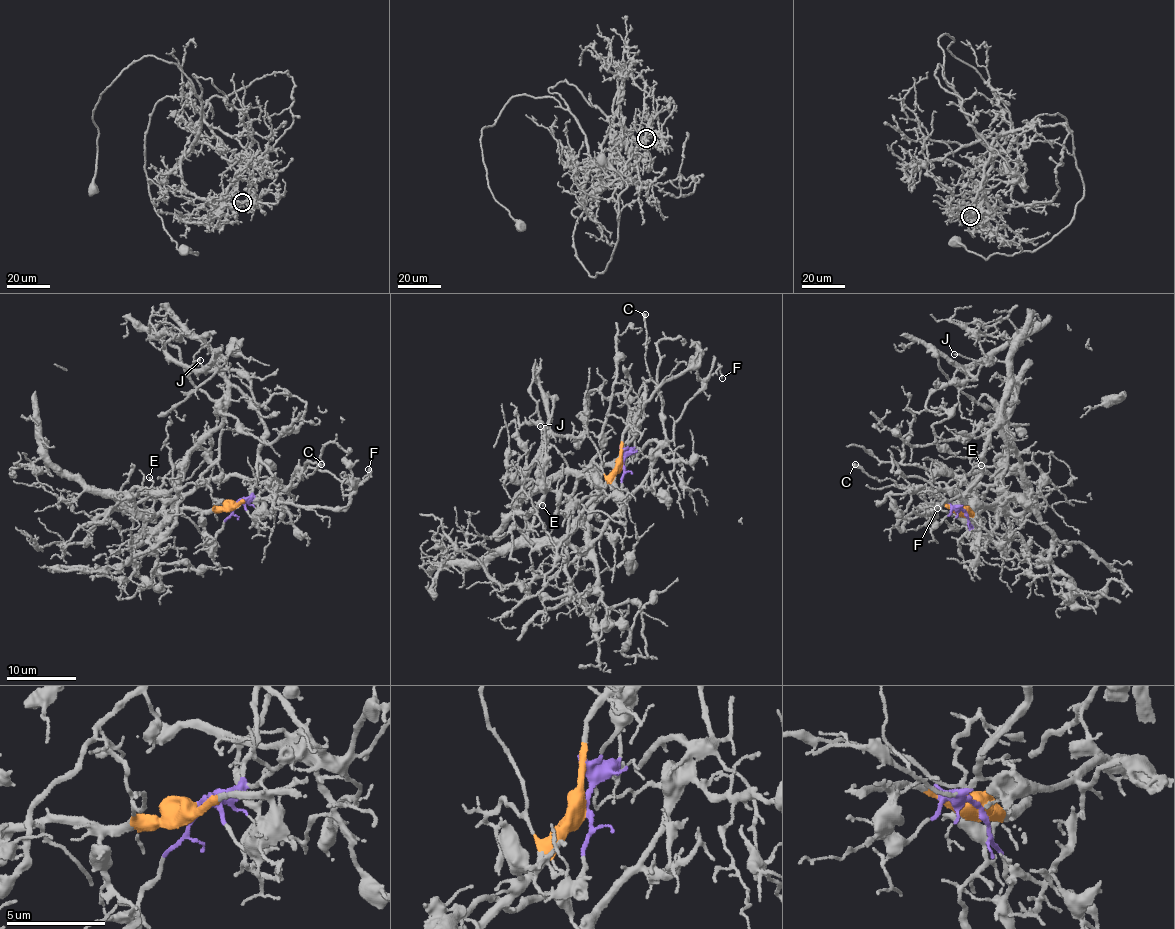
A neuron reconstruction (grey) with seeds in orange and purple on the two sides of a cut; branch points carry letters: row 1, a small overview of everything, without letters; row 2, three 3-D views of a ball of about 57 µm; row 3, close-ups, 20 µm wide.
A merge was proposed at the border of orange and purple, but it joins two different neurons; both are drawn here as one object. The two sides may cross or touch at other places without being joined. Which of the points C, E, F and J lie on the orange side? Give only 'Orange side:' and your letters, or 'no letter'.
Orange side: E

